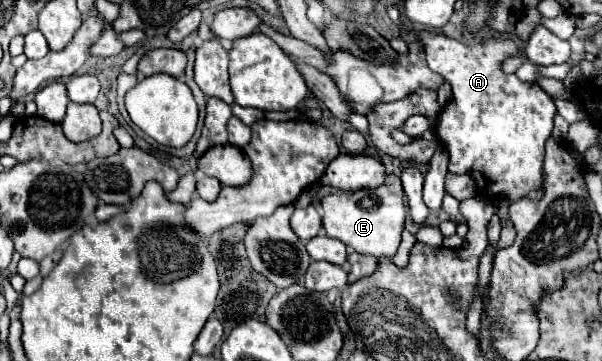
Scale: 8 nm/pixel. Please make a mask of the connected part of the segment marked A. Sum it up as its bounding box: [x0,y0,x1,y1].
[415,30,557,202]

